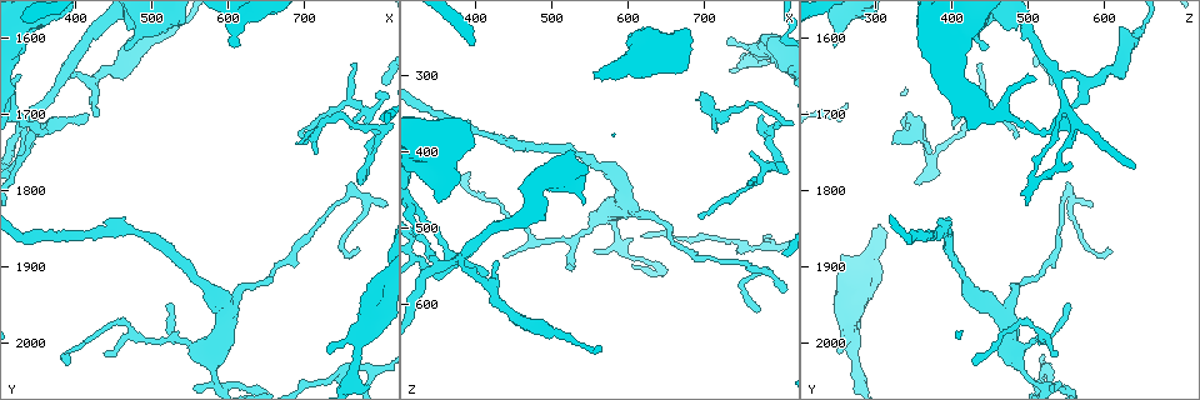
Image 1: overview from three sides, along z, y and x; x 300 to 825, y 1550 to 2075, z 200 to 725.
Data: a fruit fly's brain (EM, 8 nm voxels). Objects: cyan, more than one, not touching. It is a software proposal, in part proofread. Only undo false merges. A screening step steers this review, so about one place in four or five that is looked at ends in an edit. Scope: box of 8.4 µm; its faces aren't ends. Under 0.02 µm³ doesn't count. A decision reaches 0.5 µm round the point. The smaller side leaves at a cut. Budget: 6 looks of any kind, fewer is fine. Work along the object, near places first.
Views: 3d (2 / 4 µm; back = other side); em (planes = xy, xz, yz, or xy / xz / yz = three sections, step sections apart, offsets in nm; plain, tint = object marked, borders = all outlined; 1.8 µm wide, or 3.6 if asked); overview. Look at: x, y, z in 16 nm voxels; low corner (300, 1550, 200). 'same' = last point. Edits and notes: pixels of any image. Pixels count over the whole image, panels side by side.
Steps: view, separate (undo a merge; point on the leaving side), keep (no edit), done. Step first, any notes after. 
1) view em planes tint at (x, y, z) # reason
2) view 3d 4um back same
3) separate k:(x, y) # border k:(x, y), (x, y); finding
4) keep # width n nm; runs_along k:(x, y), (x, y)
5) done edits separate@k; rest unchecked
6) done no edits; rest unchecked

view em planes tint at (790, 1765, 375) # branch point

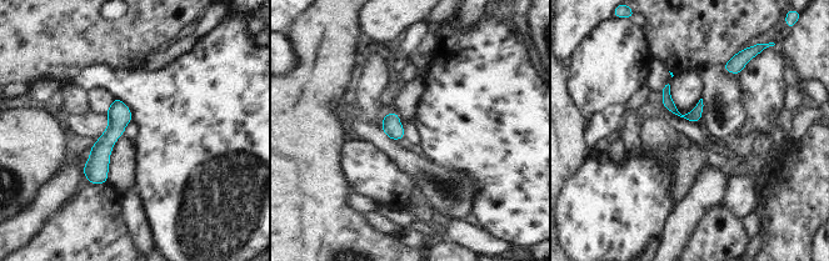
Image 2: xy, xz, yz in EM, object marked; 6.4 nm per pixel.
keep # width 80 nm; runs_along 2:(118, 103), (116, 128), (91, 180); continuous, no second neuron

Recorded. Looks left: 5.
view 3d 4um at (380, 1650, 535) # sharp bend

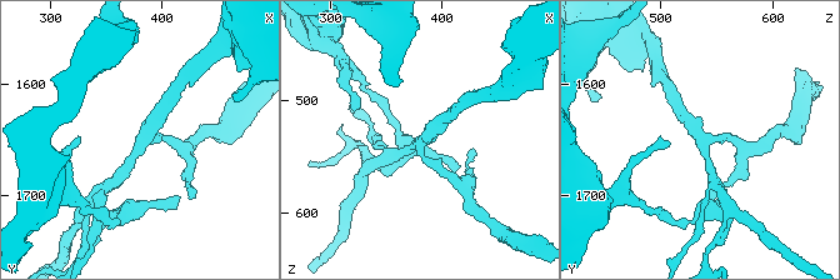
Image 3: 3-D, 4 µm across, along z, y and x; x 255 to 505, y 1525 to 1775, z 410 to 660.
view em planes borders at (378, 1652, 538) # arms 3; arm_widths 160, 200, 220 nm; shape alone is not enough

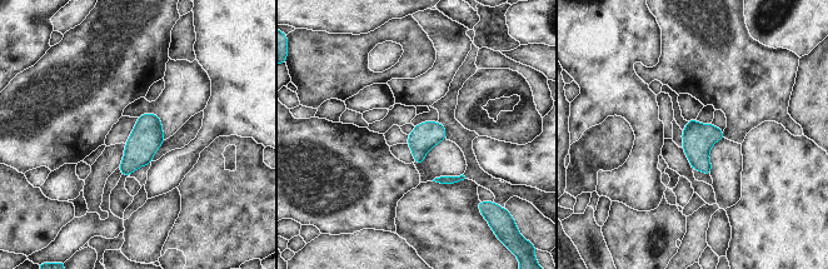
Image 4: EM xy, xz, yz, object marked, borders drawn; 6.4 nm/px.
keep # width 180 nm; continuous, no second neuron

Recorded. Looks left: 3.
view 3d 4um at (500, 2000, 515) # a narrow waist

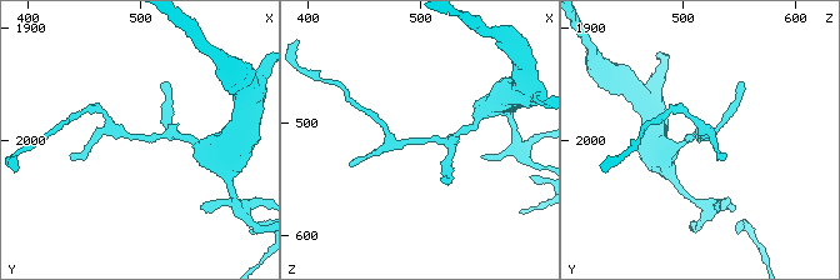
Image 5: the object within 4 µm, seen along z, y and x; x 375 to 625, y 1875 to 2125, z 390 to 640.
view em xz step 4 tint at (500, 2000, 516) # shape alone is not enough

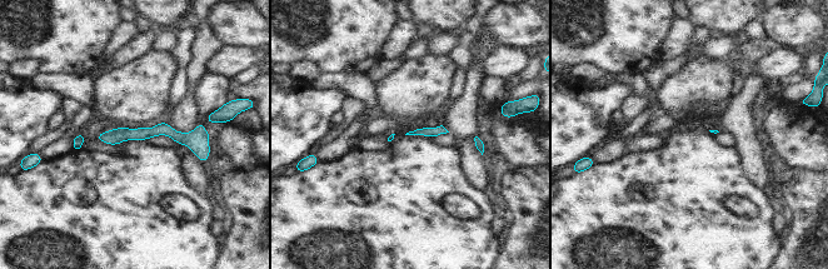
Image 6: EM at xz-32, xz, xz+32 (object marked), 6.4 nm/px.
view em planes tint same # another direction

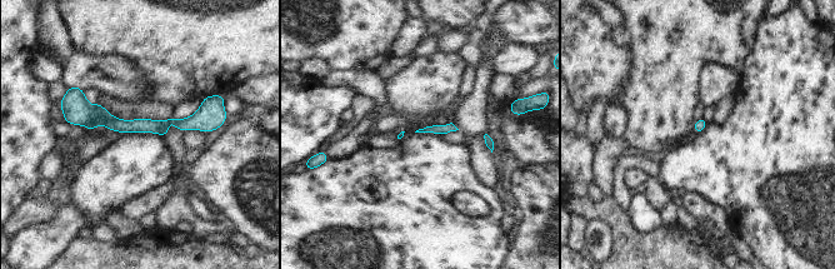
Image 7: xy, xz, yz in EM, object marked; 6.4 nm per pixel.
keep # runs_along 7:(68, 114), (119, 125), (214, 119); one neuron here

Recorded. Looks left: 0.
done no edits; rest unchecked

